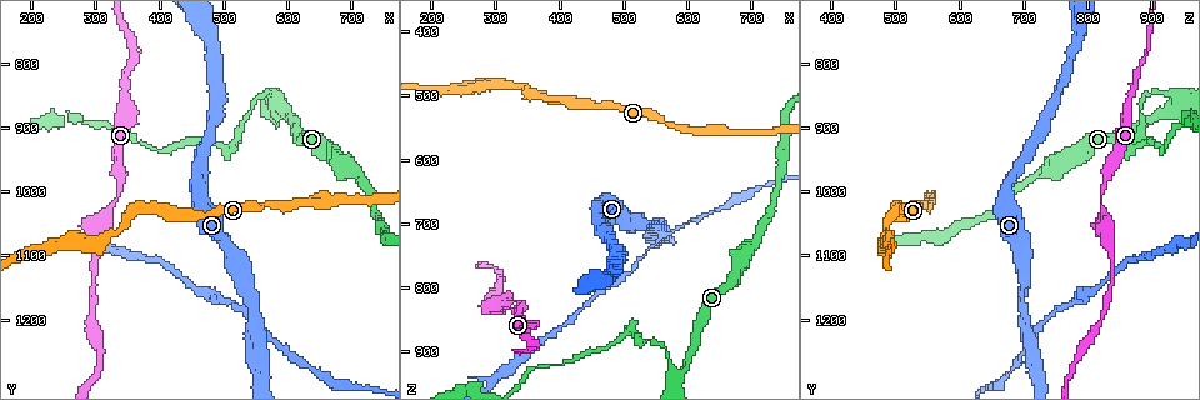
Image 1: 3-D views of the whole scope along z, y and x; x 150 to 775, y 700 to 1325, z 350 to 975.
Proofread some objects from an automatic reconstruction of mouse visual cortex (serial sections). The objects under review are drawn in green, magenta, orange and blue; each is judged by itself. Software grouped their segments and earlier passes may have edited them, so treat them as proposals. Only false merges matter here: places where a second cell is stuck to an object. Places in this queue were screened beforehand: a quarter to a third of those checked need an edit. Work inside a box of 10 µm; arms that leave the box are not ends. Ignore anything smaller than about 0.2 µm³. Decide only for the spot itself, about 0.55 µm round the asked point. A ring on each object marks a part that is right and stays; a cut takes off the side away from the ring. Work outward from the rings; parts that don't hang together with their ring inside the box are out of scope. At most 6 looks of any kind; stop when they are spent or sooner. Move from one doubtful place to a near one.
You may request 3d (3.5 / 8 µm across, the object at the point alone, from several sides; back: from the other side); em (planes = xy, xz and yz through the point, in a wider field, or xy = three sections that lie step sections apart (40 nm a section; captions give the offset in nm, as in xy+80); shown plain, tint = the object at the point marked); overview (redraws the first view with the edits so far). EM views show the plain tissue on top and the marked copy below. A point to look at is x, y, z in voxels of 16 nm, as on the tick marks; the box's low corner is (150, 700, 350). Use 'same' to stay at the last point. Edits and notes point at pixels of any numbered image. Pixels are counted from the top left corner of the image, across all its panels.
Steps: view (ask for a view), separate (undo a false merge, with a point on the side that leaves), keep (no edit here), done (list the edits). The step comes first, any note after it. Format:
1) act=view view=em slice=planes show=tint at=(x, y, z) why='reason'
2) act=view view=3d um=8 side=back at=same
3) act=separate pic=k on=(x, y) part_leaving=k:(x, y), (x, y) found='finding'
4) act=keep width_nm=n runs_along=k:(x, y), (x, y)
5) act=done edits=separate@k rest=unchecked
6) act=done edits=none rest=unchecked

act=view view=3d um=3.5 at=(575, 850, 940)

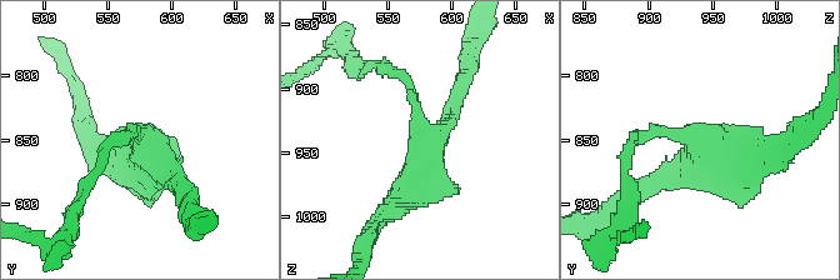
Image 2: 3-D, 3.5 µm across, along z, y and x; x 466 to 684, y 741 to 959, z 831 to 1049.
act=view view=em slice=xy step=1 show=tint at=(576, 844, 936) arms=3 arm_widths_nm=150,200,450

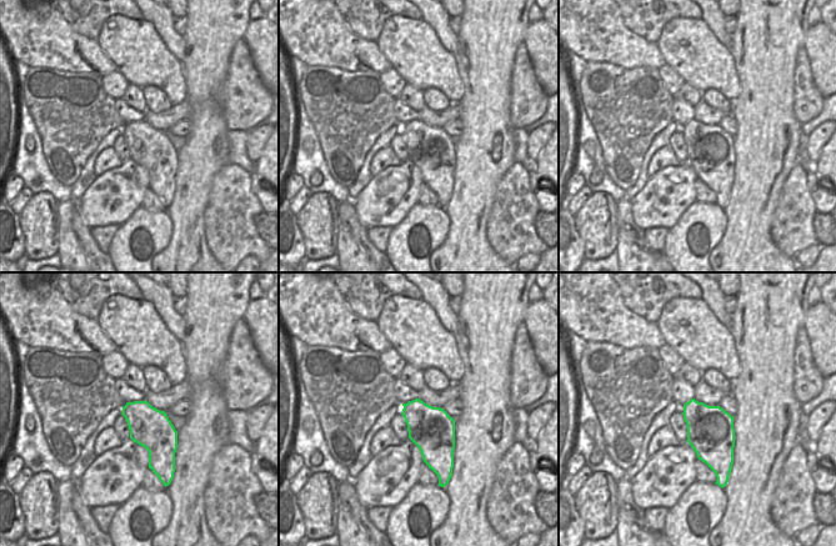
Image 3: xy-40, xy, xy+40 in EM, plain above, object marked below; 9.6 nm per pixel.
act=keep runs_along=2:(454, 106), (426, 144), (415, 93), (388, 68) found='all the same cell'

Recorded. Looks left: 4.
act=view view=em slice=planes show=tint at=(515, 925, 865) why='abrupt turn'

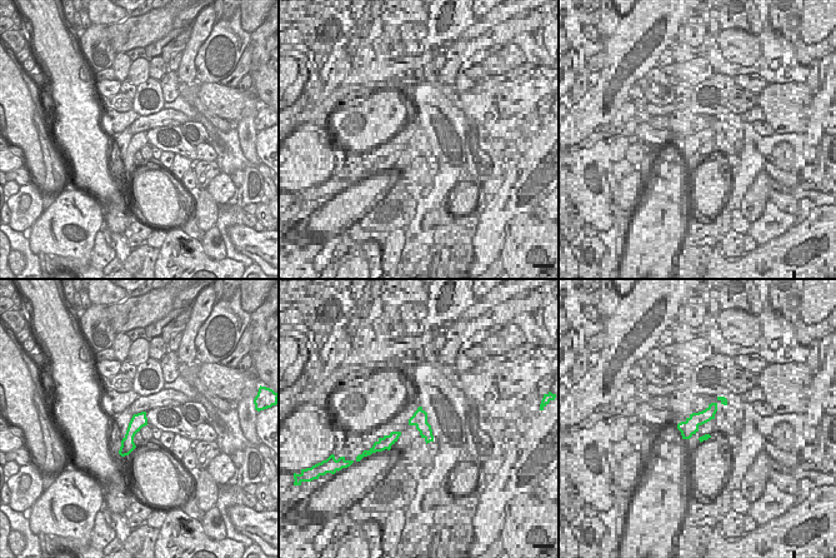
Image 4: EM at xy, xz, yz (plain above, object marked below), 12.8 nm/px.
act=view view=3d um=3.5 at=same

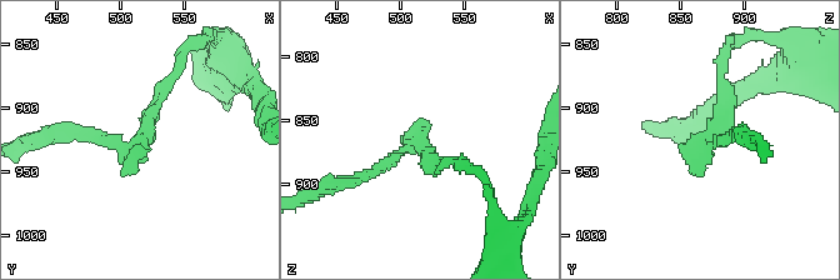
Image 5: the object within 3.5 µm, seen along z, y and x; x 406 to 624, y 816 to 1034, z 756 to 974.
act=keep width_nm=200 runs_along=5:(170, 80), (139, 141), (66, 134) found='continuous, no second cell'

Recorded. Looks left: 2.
act=view view=3d um=3.5 side=back at=(555, 1225, 710) why='four-way junction'

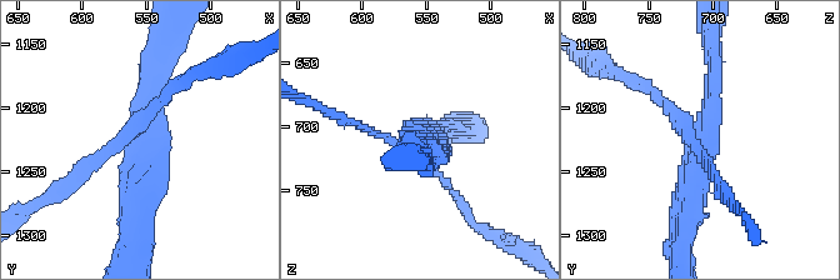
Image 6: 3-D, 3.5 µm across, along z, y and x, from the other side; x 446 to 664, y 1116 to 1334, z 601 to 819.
act=view view=em slice=xy step=5 show=tint at=(552, 1220, 708) arms=4 arm_widths_nm=100,100,200,300

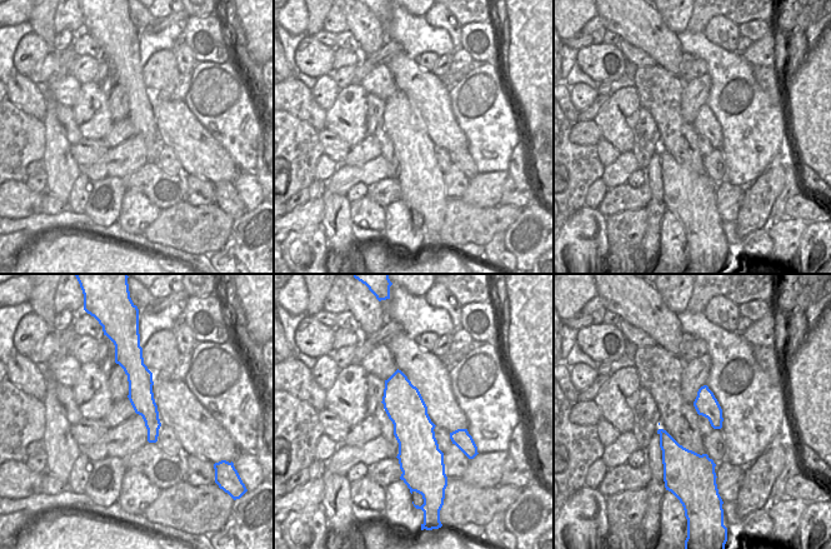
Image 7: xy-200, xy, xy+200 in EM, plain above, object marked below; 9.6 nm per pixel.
act=separate pic=6 on=(90, 168) found='a second cell is stuck on'

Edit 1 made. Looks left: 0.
act=done edits=separate@6 rest=unchecked

